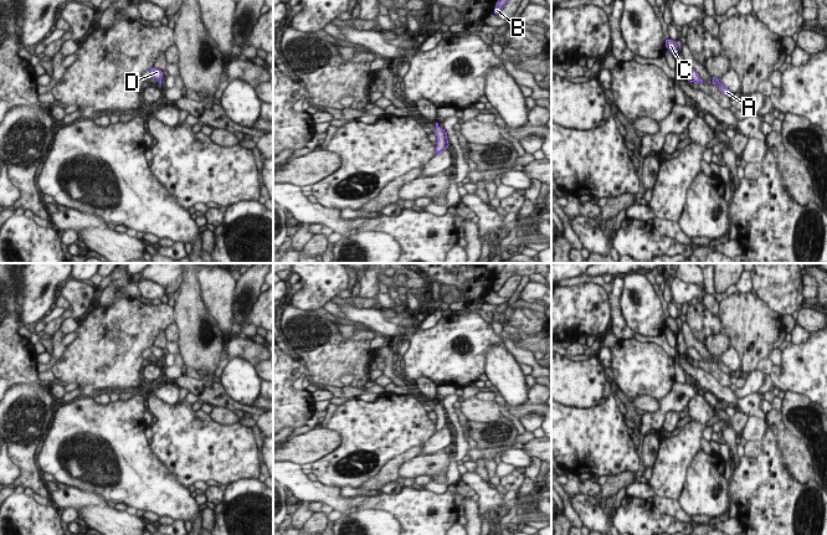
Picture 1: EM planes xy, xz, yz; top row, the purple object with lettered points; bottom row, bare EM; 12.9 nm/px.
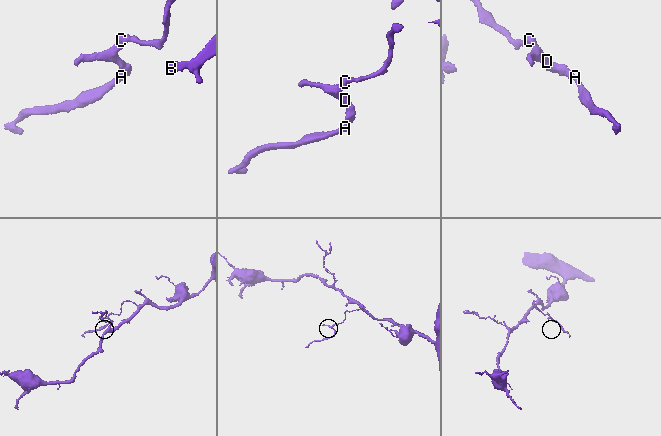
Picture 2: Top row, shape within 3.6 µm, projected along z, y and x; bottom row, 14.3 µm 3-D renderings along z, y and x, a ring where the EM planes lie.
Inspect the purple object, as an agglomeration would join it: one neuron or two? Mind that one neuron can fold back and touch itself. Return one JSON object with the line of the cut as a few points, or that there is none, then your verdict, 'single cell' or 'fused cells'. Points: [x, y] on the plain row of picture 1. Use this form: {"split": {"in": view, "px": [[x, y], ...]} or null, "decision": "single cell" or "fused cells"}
{"split": null, "decision": "single cell"}

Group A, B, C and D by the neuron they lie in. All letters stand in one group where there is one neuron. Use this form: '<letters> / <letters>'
A B C D

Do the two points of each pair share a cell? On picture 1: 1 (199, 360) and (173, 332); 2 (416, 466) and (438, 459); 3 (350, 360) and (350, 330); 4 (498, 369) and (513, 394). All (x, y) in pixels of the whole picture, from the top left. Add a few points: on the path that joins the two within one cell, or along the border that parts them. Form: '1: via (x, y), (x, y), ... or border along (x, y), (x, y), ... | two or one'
1: border along (175, 323), (179, 330), (179, 341) | two
2: via (421, 466), (433, 461) | one
3: border along (327, 319), (345, 338), (358, 330) | two
4: via (504, 375), (513, 387) | one

